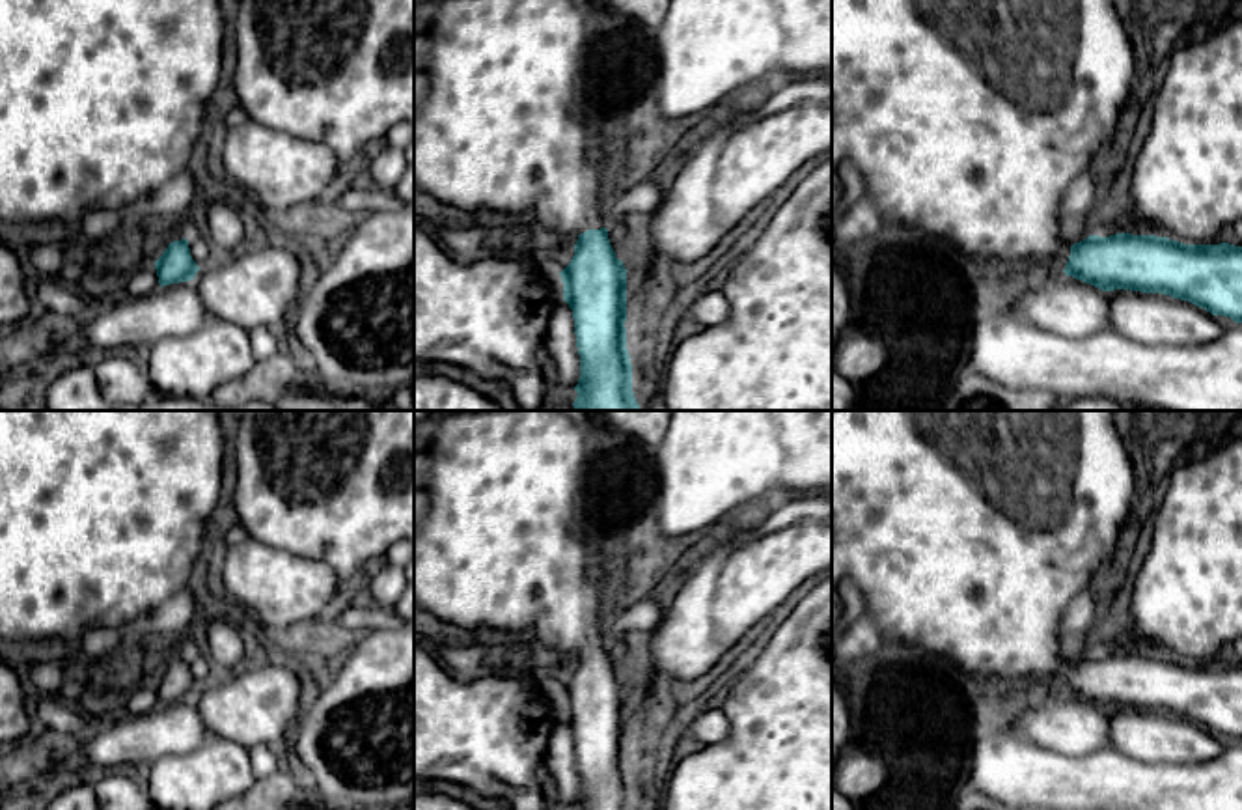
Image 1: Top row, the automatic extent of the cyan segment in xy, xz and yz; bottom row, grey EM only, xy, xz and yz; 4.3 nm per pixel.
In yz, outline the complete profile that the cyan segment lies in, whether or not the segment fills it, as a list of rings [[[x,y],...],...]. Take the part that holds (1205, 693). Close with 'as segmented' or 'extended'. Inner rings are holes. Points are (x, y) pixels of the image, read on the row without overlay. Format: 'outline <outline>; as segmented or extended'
outline [[[832,411],[832,607],[843,605],[839,580],[849,575],[863,595],[865,614],[878,627],[882,661],[906,664],[919,655],[955,668],[960,679],[972,685],[1063,689],[1102,709],[1162,711],[1242,741],[1242,664],[1184,663],[1125,649],[1110,655],[1089,653],[1072,663],[1061,648],[1059,625],[1069,601],[1078,592],[1097,590],[1100,580],[1115,571],[1117,543],[1134,513],[1134,495],[1134,461],[1123,446],[1111,411]]]; extended

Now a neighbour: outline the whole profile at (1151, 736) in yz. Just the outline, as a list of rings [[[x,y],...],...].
[[[1130,707],[1104,711],[1111,747],[1143,761],[1203,763],[1223,750],[1210,730],[1188,719]]]

